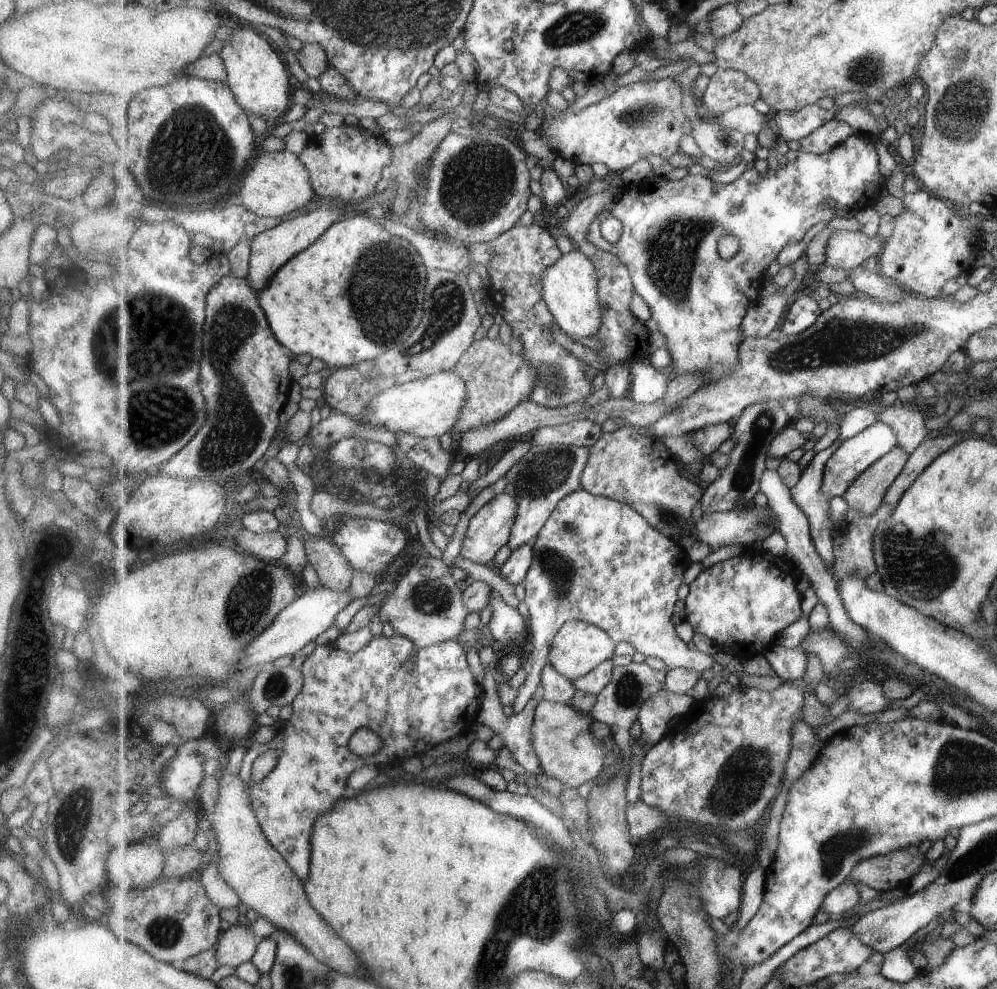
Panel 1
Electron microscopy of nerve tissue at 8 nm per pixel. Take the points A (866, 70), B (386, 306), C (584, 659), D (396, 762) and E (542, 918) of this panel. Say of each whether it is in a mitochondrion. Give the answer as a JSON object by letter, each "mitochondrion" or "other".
{"A":"mitochondrion","B":"mitochondrion","C":"other","D":"other","E":"mitochondrion"}

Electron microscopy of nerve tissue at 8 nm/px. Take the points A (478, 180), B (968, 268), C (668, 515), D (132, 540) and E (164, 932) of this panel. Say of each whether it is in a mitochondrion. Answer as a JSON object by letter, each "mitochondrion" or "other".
{"A":"mitochondrion","B":"other","C":"mitochondrion","D":"other","E":"mitochondrion"}

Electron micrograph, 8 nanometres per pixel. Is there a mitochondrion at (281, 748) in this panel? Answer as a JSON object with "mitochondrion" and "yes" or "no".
{"mitochondrion":"no"}

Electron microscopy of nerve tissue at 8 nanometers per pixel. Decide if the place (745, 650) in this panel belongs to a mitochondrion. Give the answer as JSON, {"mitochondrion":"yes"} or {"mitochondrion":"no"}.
{"mitochondrion":"no"}

